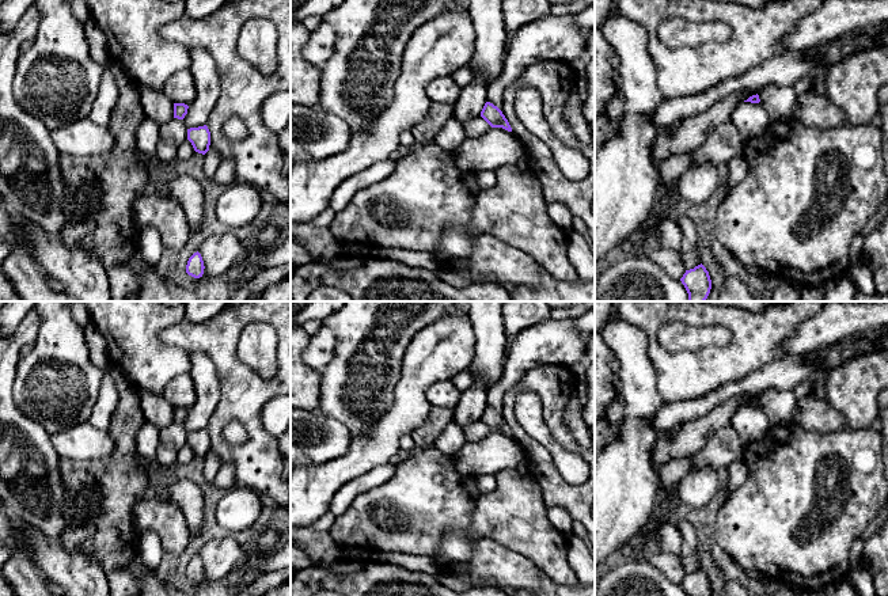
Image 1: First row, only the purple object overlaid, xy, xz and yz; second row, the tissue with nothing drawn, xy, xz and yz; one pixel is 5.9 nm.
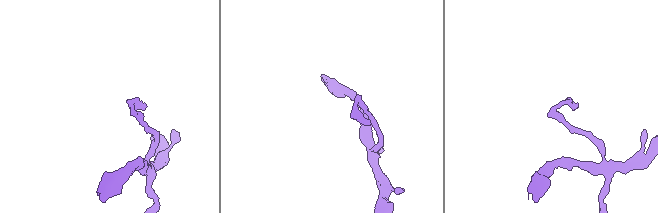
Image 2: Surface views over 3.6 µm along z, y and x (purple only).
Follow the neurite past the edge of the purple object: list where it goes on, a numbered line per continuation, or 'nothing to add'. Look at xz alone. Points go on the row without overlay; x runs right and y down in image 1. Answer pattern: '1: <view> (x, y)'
1: xz (477, 431)

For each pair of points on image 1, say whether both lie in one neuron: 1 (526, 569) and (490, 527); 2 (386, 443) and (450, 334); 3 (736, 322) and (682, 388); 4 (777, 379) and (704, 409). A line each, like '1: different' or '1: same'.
1: different
2: same
3: same
4: same

